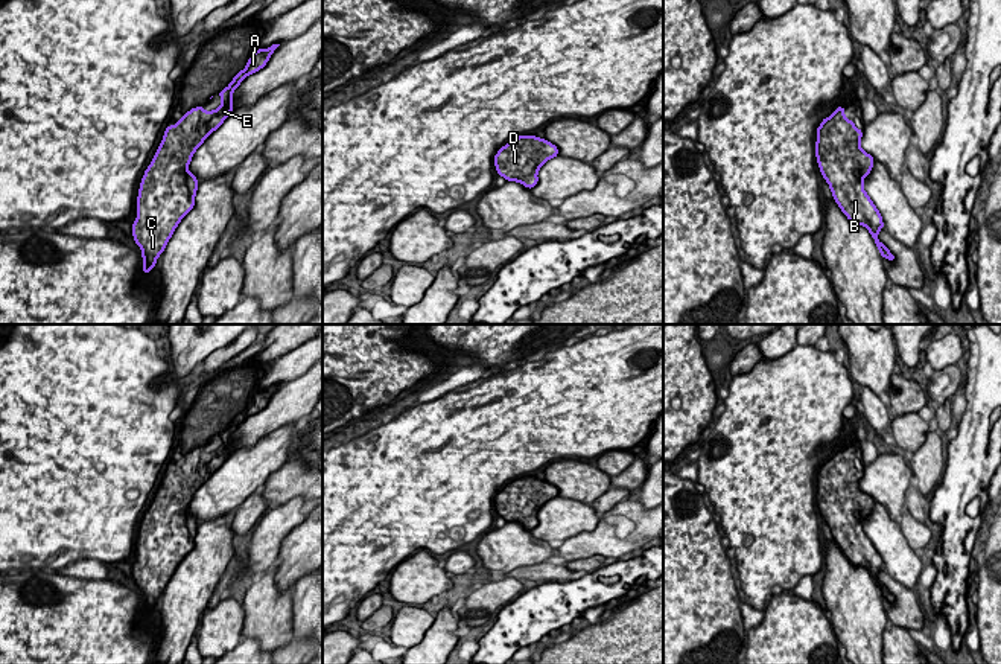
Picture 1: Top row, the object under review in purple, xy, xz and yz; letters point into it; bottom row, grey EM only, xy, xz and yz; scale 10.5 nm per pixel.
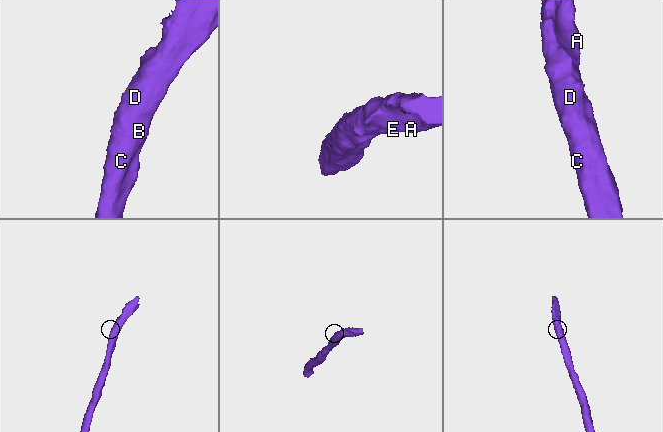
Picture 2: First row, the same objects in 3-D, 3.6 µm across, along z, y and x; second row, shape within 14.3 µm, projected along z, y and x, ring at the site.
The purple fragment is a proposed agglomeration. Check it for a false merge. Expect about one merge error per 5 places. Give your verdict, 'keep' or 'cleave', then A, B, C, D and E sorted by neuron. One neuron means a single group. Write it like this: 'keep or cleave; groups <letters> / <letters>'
keep; groups A B C D E

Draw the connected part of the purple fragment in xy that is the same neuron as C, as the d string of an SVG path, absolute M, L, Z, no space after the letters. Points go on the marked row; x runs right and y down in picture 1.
M272 44L251 55L246 67L218 93L222 99L219 108L192 108L176 125L164 129L161 145L140 183L137 219L132 224L132 236L141 248L145 276L155 267L180 221L195 206L198 180L187 171L195 151L231 114L233 91L248 75L263 69L278 46Z

